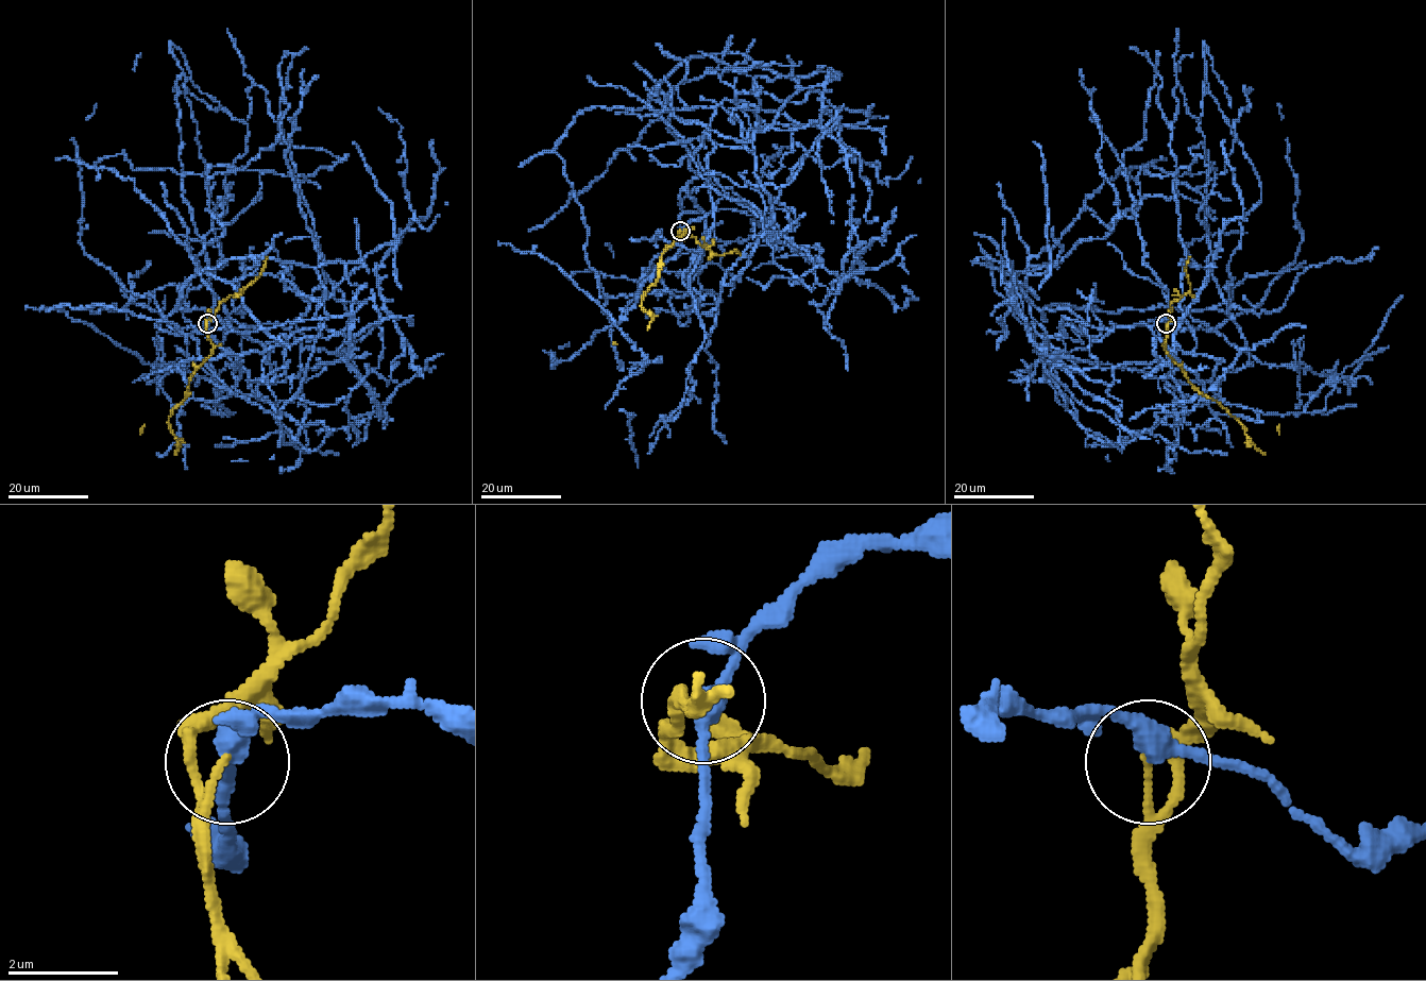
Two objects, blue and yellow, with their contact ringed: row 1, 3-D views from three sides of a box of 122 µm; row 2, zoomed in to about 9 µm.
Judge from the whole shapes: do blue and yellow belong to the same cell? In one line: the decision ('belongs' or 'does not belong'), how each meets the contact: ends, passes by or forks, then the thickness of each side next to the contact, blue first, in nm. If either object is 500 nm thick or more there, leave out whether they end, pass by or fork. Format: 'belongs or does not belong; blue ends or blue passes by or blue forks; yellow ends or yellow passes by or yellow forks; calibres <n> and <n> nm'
does not belong; blue passes by; yellow ends; calibres 320 and 130 nm

